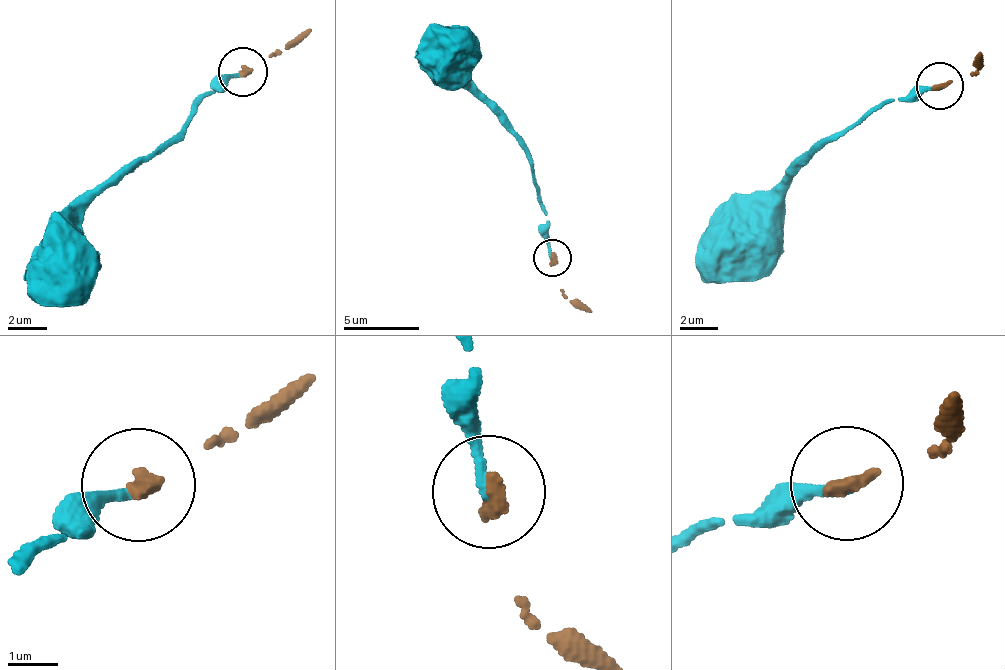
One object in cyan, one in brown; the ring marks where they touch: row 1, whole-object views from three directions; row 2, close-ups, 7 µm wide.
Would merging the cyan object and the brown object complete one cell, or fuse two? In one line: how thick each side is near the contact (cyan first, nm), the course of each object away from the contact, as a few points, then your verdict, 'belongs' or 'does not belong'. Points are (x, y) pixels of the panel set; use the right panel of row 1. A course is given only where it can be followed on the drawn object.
190/320 nm | cyan via (938, 87), (877, 102), (839, 134), (819, 138), (789, 167), (770, 202), (750, 201), (735, 223), (737, 233) | brown via (938, 87), (975, 75), (980, 54) | does not belong

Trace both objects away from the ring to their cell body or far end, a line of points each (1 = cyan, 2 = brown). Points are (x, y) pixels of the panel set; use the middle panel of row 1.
1: (552, 257), (528, 146), (501, 109), (475, 91), (469, 80), (469, 61), (453, 43), (452, 48)
2: (552, 257), (561, 294), (591, 312)

